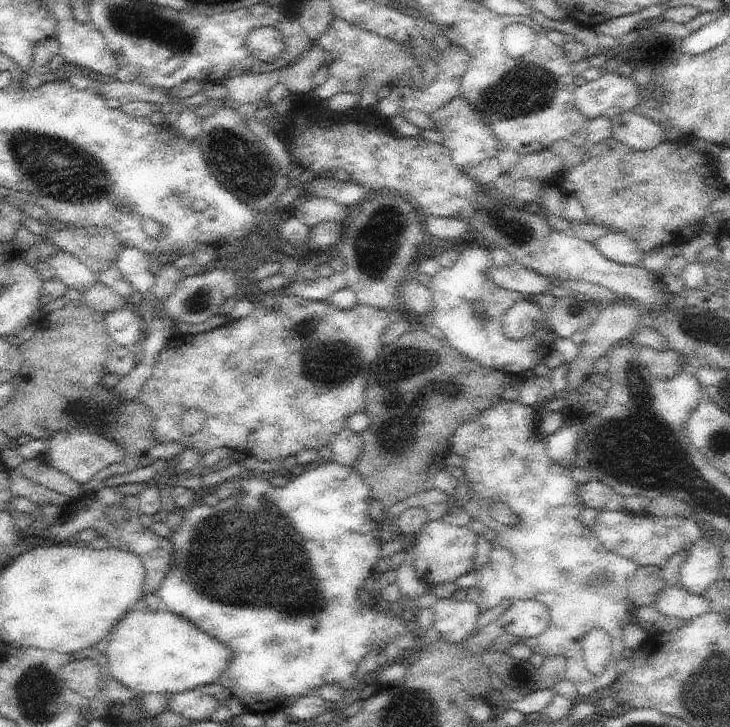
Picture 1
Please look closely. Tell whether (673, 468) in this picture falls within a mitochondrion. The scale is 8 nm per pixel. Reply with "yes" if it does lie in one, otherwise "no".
yes

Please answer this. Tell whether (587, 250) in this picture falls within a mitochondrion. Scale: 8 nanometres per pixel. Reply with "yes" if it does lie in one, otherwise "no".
no

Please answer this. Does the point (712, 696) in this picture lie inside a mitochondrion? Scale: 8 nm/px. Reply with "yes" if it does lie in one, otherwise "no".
yes

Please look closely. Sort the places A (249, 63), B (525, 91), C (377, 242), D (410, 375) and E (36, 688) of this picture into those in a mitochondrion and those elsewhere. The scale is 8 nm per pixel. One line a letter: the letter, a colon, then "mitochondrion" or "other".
A: other
B: mitochondrion
C: mitochondrion
D: other
E: mitochondrion

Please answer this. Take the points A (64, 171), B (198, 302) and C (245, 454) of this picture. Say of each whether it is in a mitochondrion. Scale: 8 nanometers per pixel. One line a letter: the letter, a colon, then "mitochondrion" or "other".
A: mitochondrion
B: mitochondrion
C: other

